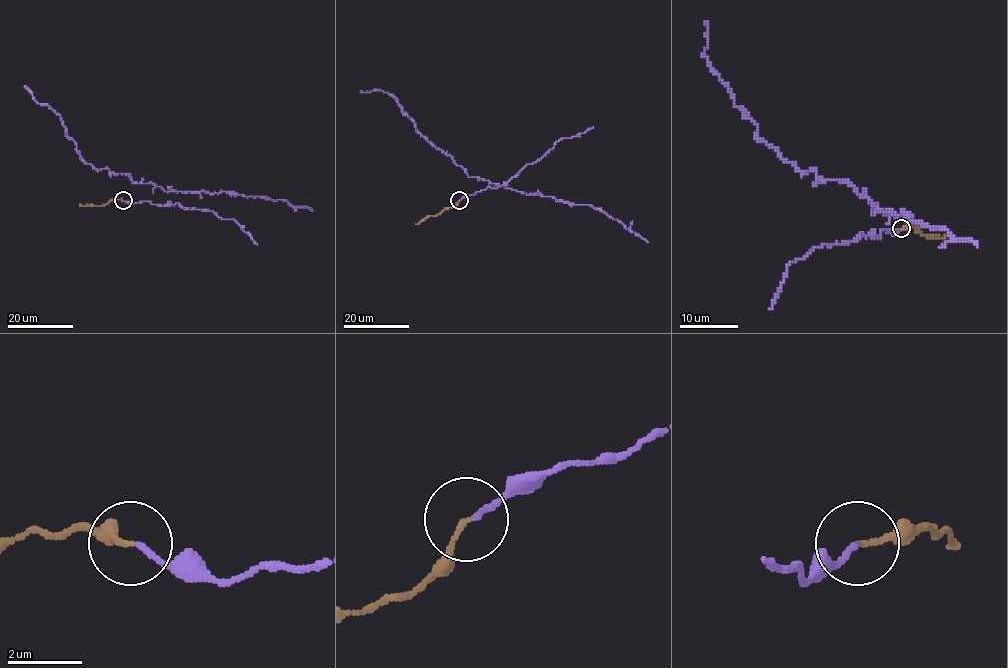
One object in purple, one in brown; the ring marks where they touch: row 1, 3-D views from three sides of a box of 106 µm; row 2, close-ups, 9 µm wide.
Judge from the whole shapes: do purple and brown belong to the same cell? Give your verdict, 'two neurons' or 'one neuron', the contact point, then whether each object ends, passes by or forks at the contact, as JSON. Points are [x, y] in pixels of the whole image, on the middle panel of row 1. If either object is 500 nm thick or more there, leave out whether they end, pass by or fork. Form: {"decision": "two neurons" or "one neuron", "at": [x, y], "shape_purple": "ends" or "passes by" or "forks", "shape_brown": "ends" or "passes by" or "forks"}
{"decision": "one neuron", "at": [459, 200], "shape_purple": "ends", "shape_brown": "ends"}

